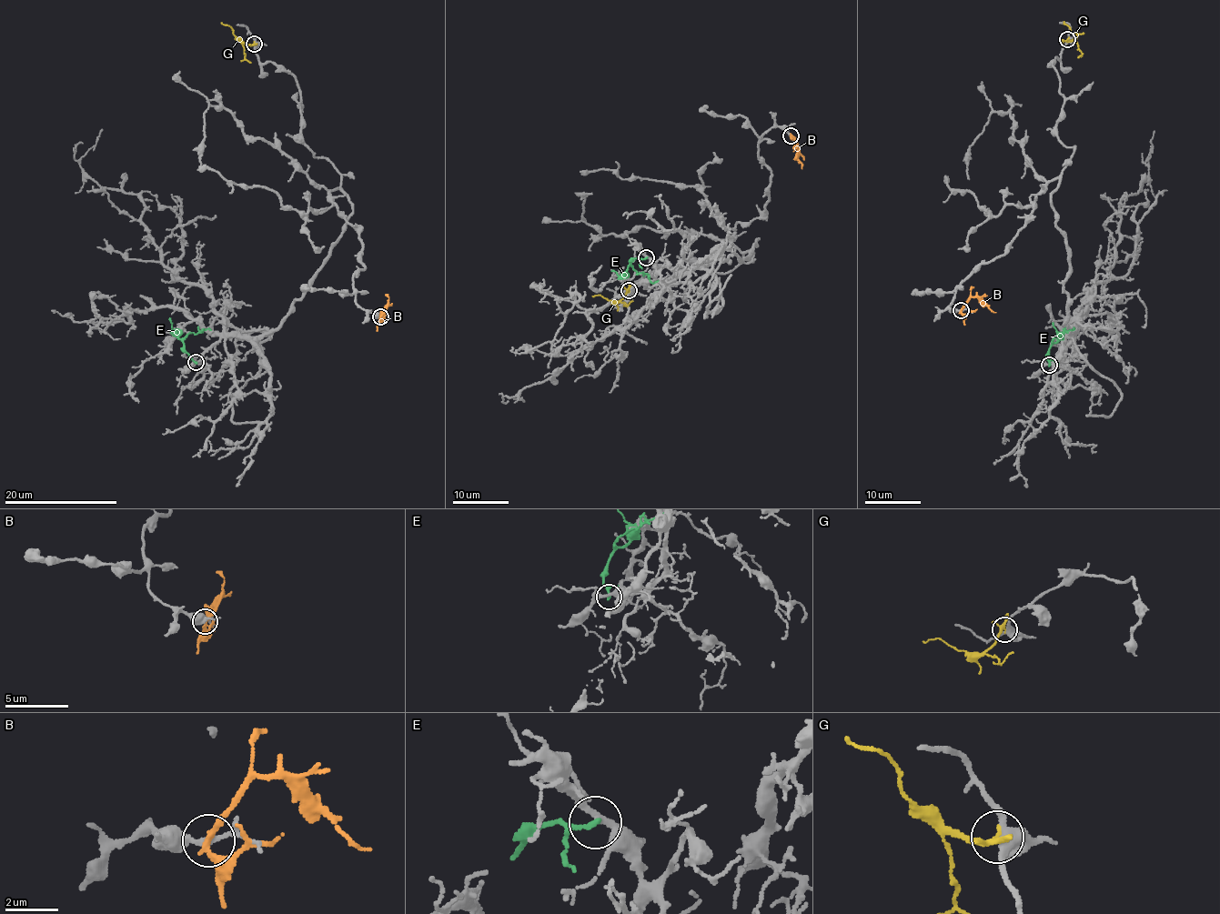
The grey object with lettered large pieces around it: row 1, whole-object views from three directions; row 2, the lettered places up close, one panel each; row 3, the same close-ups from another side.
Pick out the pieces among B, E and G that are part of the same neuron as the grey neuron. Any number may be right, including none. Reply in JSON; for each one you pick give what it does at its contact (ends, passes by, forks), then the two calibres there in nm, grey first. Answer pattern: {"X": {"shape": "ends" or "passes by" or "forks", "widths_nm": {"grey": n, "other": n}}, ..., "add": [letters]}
{"add": []}

